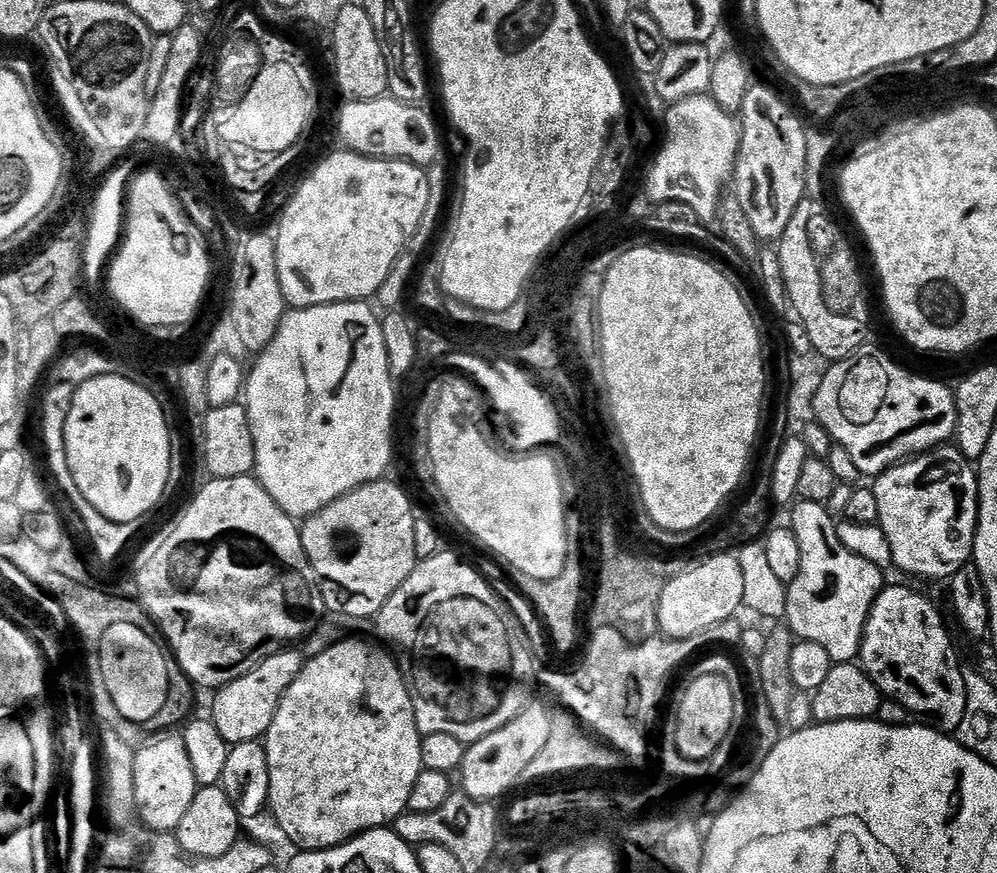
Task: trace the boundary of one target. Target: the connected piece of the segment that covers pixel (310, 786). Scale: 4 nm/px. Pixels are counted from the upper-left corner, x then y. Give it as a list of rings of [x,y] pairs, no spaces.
[[[360,638],[348,639],[352,640],[337,639],[336,643],[322,650],[322,654],[305,659],[304,668],[298,674],[298,678],[290,682],[290,690],[286,690],[282,702],[278,702],[274,722],[270,722],[270,730],[262,740],[270,766],[270,794],[268,795],[270,813],[295,844],[308,850],[334,848],[337,844],[345,844],[353,836],[359,836],[361,832],[391,825],[397,818],[404,815],[410,800],[410,790],[414,788],[414,782],[418,780],[418,774],[422,771],[422,746],[420,745],[422,733],[416,725],[408,683],[400,673],[400,665],[383,647],[375,648],[364,640],[356,640]]]

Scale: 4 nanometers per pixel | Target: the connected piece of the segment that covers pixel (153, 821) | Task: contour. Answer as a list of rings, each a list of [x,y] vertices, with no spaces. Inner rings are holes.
[[[164,734],[161,740],[152,740],[145,748],[137,747],[134,758],[134,798],[141,822],[156,832],[175,833],[178,822],[196,797],[197,782],[190,758],[186,755],[183,735]]]

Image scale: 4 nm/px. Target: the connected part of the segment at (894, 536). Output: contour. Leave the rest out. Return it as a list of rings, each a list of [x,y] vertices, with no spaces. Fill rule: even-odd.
[[[934,448],[886,469],[875,477],[874,491],[878,498],[879,525],[886,534],[886,542],[890,542],[892,563],[897,569],[900,567],[912,576],[944,582],[973,559],[976,523],[980,517],[980,477],[973,461],[965,458],[959,448]]]

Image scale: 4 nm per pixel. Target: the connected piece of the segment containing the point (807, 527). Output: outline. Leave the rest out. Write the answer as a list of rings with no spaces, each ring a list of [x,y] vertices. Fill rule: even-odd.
[[[797,499],[790,511],[790,527],[802,549],[802,566],[798,578],[787,585],[787,627],[797,640],[818,642],[818,646],[830,654],[833,664],[853,663],[860,654],[870,610],[881,588],[885,587],[885,573],[874,566],[874,562],[866,562],[866,558],[858,558],[858,554],[850,554],[850,550],[842,546],[837,521],[825,505]]]

